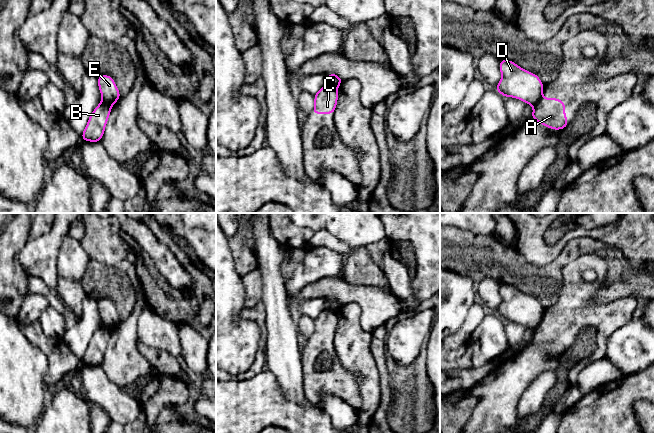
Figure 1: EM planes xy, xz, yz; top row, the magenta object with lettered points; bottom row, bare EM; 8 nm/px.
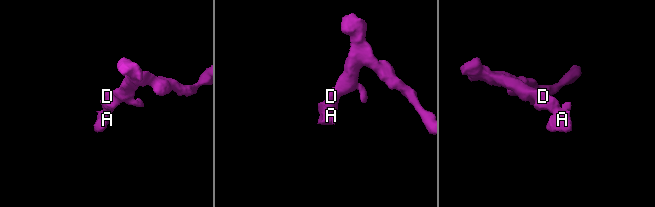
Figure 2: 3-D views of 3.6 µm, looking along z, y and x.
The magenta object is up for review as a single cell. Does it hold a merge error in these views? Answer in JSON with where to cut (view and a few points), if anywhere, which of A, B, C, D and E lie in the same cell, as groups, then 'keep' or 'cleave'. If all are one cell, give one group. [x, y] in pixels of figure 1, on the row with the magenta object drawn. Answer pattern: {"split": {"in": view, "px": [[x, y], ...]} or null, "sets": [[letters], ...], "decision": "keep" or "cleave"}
{"split": {"in": "xy", "px": [[102, 99], [111, 105]]}, "sets": [["A", "B", "C"], ["D", "E"]], "decision": "cleave"}

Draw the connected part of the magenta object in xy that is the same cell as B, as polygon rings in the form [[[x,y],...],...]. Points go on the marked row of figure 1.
[[[104,102],[93,110],[81,137],[82,141],[100,142],[111,112],[112,105]]]

